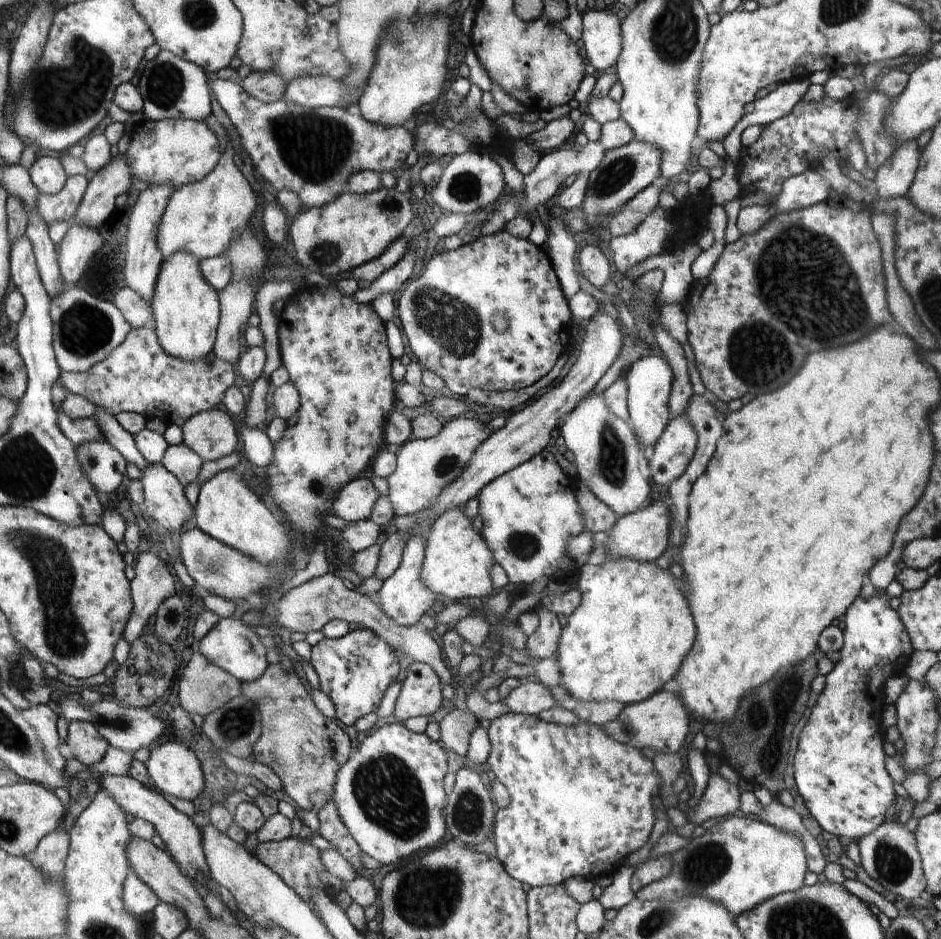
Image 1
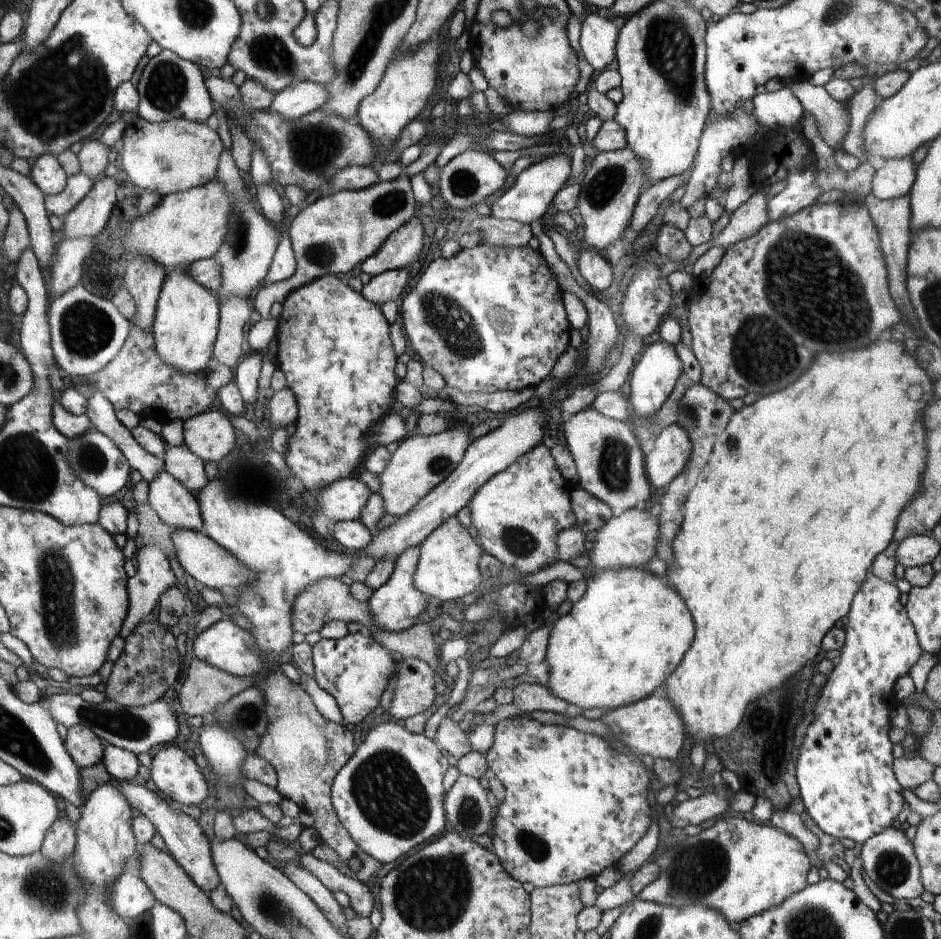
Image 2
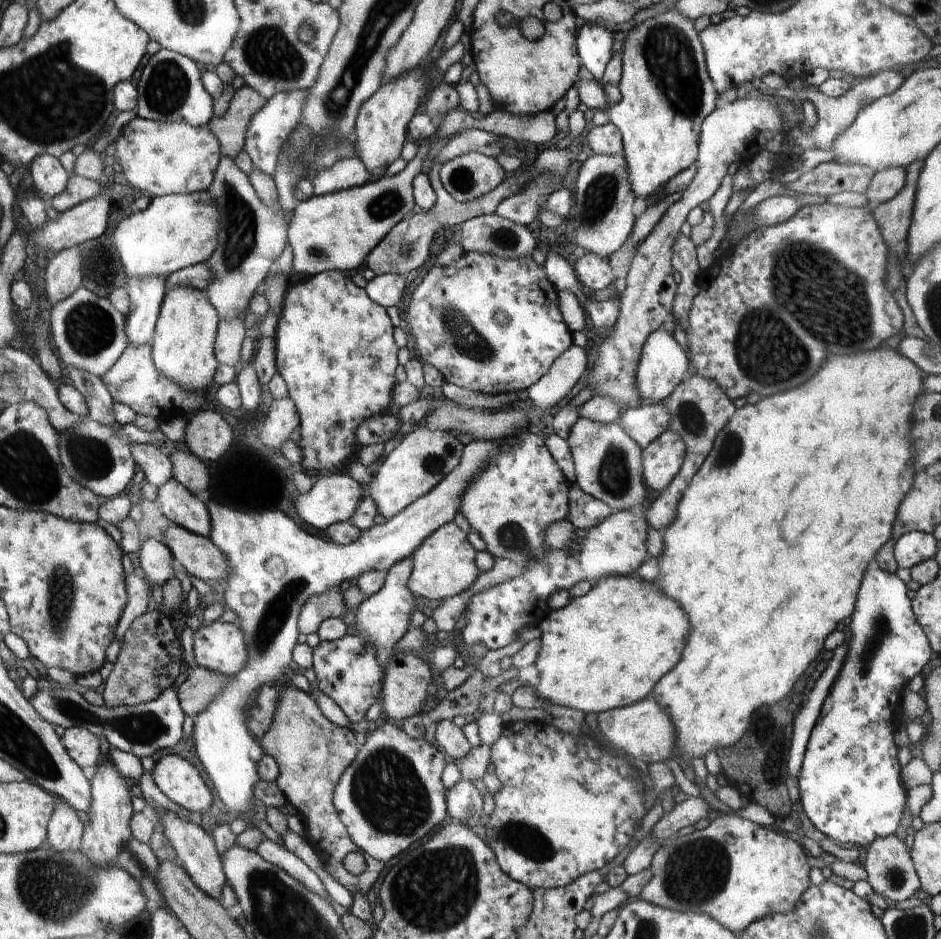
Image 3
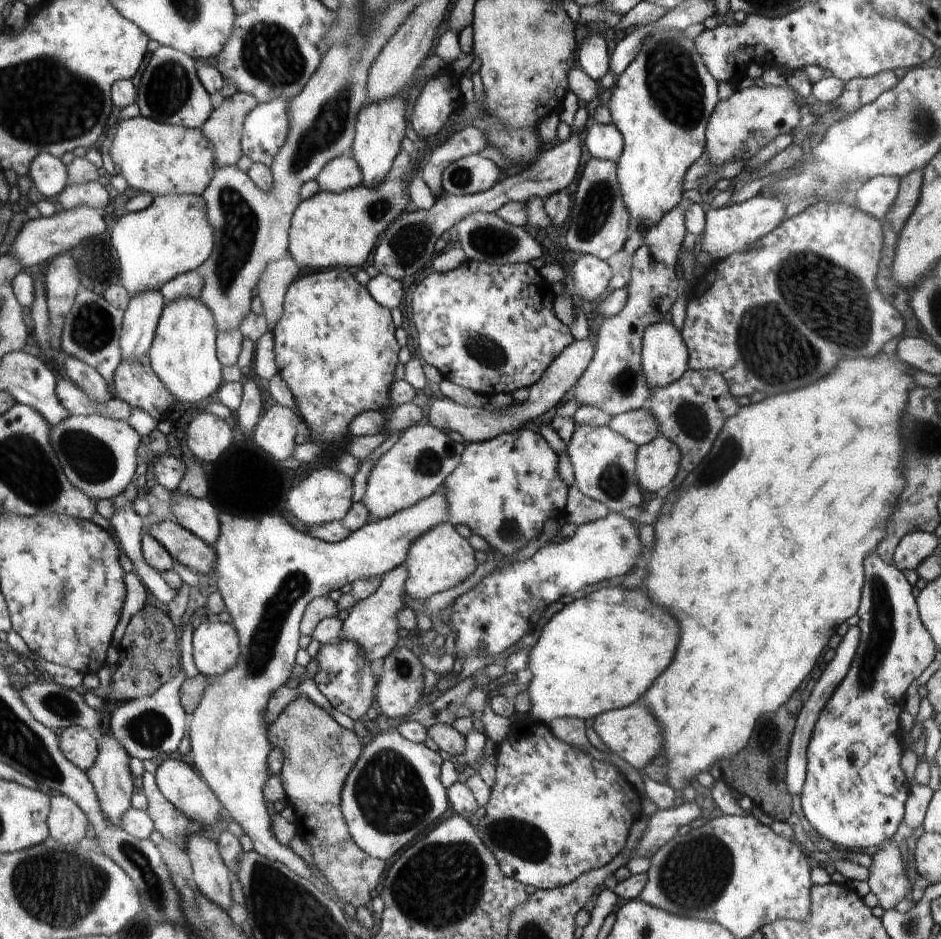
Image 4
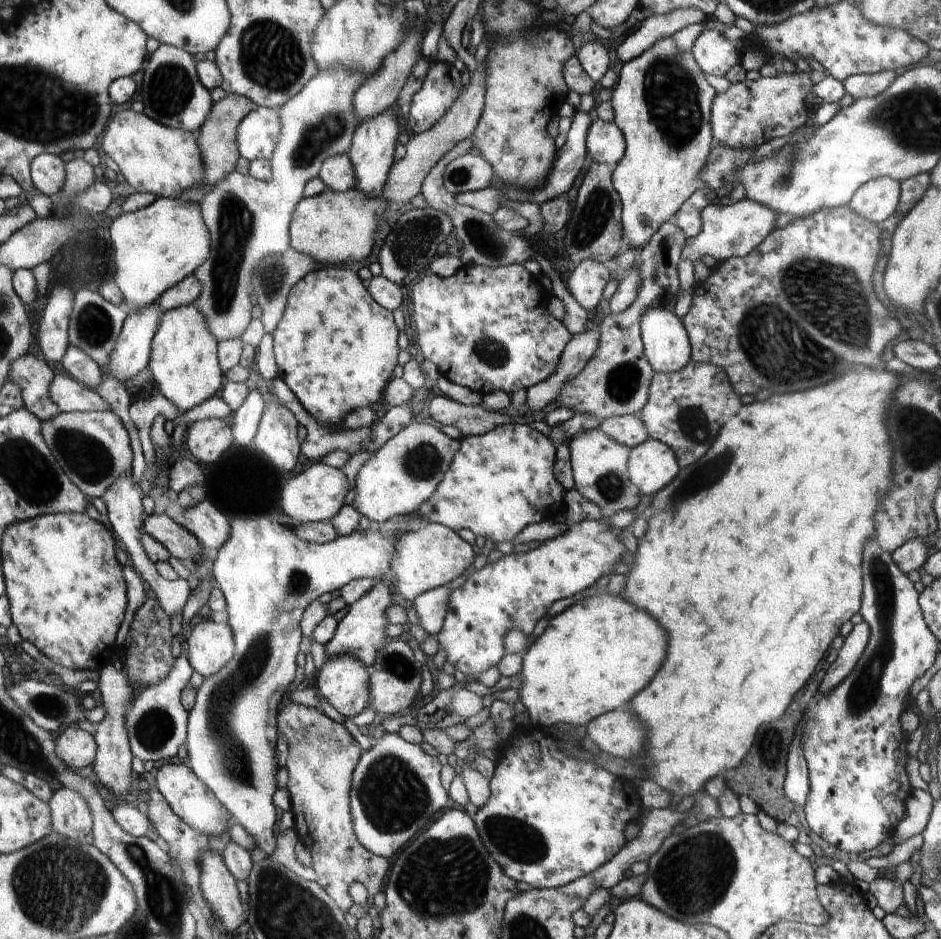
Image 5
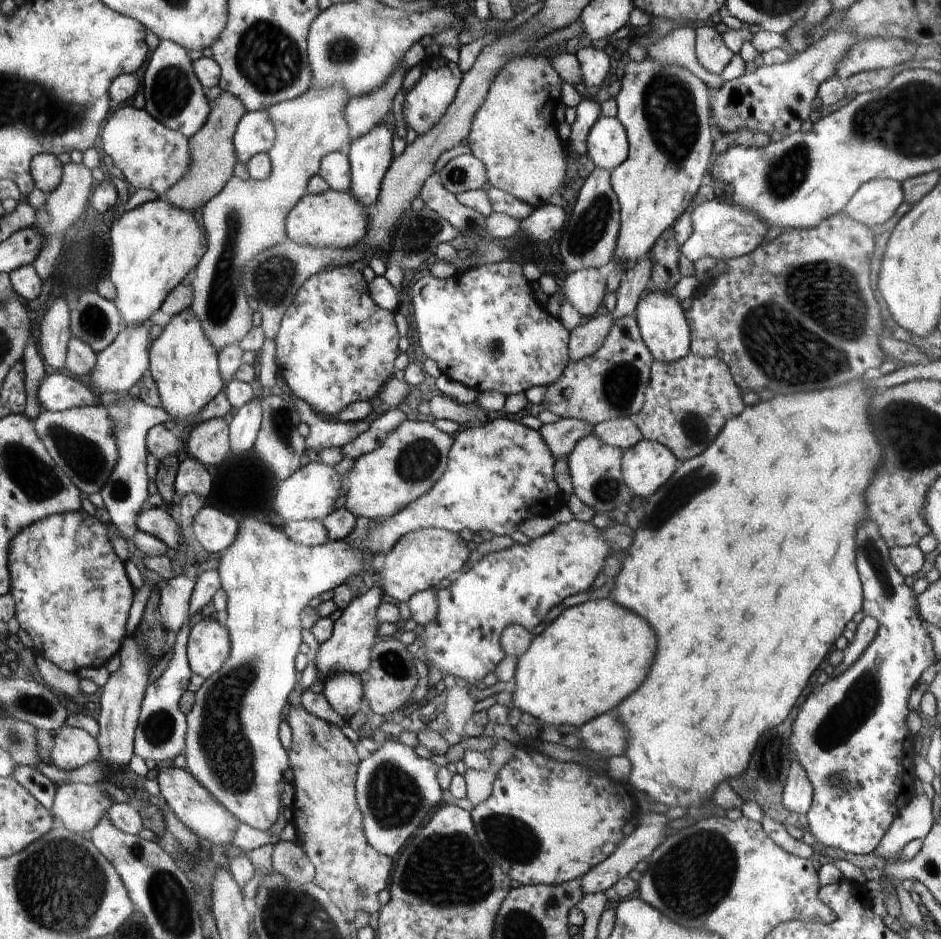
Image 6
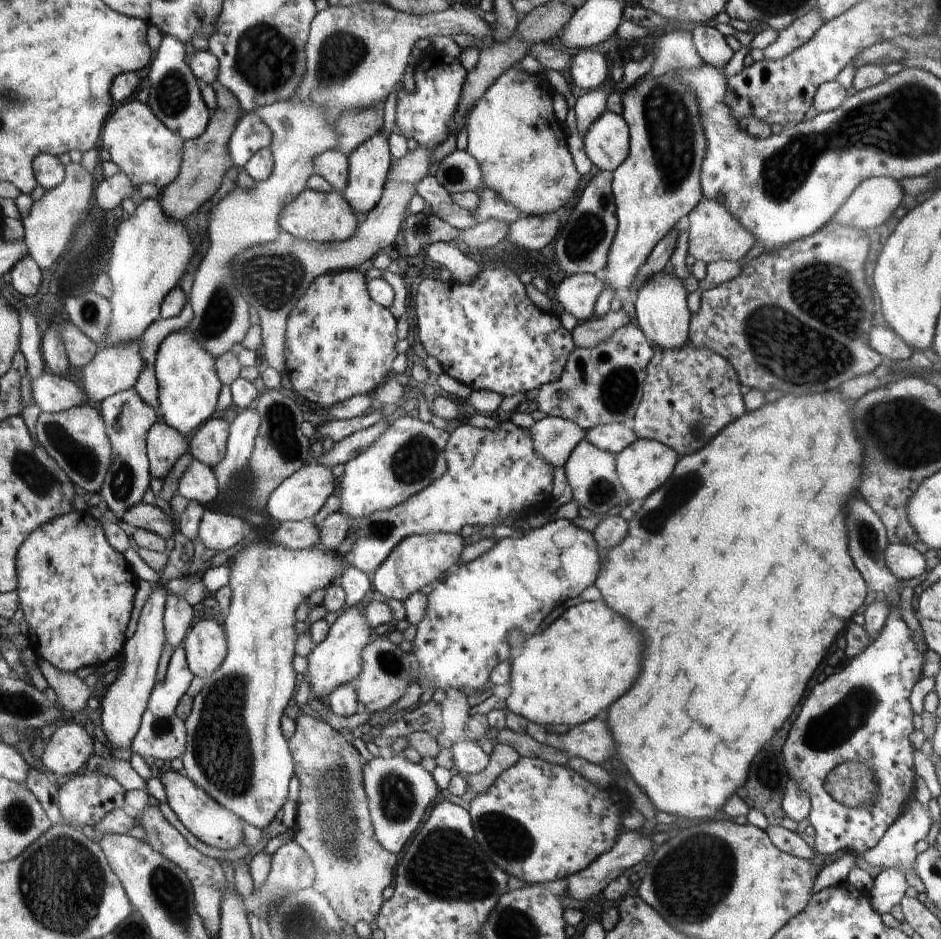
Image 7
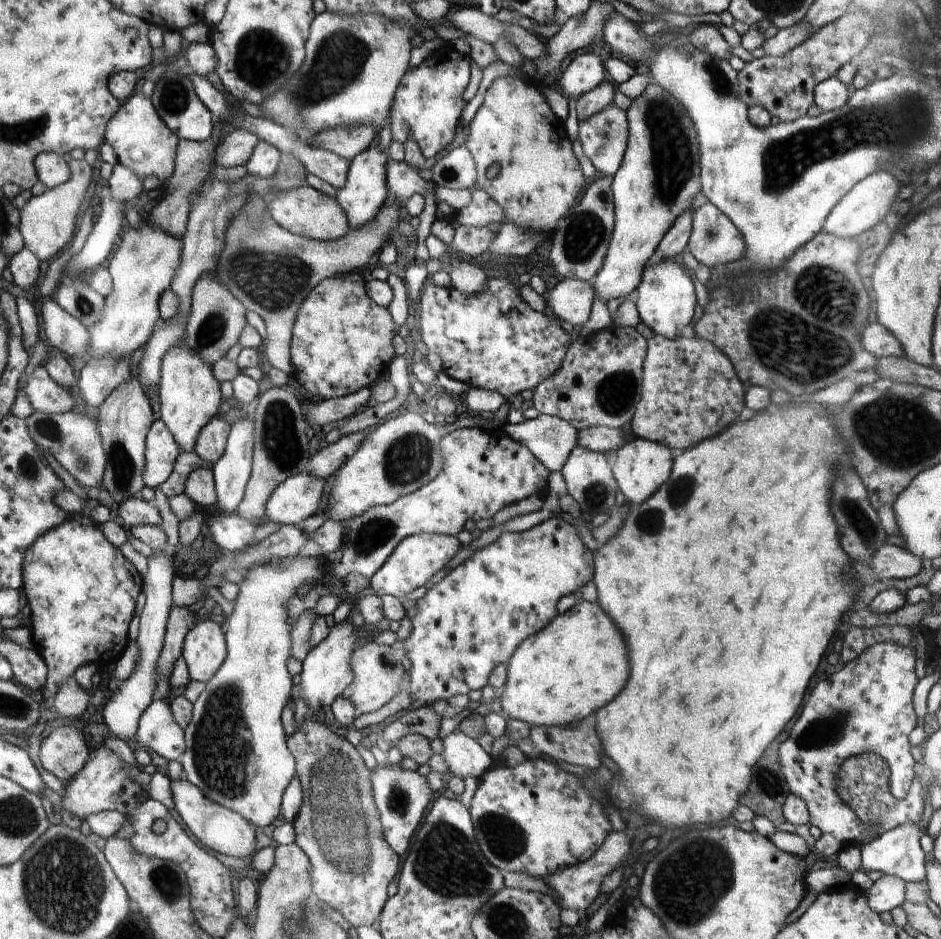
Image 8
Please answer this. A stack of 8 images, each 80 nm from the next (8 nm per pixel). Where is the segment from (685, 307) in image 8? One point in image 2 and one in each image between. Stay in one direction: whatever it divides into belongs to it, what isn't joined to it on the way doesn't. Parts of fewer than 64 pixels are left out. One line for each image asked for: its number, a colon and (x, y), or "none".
2: (652, 380)
3: (662, 363)
4: (664, 356)
5: (666, 346)
6: (661, 319)
7: (661, 312)

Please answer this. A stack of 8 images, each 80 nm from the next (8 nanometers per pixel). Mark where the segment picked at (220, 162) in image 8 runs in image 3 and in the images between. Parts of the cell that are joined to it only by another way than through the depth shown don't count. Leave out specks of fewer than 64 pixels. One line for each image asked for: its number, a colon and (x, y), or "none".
3: (268, 131)
4: (265, 130)
5: (259, 132)
6: (255, 134)
7: (251, 134)

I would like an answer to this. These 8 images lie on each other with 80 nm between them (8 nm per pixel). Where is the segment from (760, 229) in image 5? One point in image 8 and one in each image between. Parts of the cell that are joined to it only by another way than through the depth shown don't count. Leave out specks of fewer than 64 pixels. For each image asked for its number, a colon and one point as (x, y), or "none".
6: (723, 231)
7: (713, 234)
8: (714, 241)

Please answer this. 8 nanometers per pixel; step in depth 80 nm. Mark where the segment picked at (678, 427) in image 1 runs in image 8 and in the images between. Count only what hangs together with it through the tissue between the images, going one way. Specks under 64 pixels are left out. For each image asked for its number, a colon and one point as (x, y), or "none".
2: (672, 449)
3: (662, 459)
4: (657, 462)
5: (652, 465)
6: (646, 466)
7: (642, 467)
8: (640, 467)

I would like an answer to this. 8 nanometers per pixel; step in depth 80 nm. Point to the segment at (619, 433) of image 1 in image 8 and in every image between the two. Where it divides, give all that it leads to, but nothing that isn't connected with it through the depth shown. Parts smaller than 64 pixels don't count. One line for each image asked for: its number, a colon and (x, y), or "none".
2: (610, 464)
3: (608, 464)
4: (604, 462)
5: (600, 464)
6: (595, 467)
7: (591, 473)
8: (589, 479)

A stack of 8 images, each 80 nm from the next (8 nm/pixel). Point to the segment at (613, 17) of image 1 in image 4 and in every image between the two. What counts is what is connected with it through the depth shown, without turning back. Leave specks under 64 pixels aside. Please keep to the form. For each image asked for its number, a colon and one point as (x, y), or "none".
2: (598, 40)
3: (594, 42)
4: (593, 55)

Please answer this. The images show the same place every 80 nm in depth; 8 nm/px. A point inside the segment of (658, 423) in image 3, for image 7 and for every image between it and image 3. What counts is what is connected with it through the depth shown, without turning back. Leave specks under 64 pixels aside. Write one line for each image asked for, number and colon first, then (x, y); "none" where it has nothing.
4: (639, 426)
5: (628, 429)
6: (622, 432)
7: (613, 438)

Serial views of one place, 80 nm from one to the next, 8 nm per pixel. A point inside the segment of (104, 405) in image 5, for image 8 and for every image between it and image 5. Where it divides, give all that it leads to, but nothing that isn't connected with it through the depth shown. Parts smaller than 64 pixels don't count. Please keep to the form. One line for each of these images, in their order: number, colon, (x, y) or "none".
6: (56, 392)
7: (53, 394)
8: (44, 395)

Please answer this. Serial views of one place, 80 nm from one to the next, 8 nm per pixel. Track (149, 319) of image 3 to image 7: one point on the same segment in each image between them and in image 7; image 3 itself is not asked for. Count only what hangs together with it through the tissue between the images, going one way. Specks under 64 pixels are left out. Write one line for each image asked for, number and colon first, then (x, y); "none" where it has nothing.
4: (141, 318)
5: (133, 351)
6: (120, 366)
7: (114, 368)

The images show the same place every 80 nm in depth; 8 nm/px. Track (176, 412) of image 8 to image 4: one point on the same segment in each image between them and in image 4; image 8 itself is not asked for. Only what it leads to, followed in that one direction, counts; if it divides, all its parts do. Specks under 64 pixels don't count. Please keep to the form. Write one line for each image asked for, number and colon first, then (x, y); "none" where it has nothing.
4: (183, 354)
5: (184, 364)
6: (184, 365)
7: (185, 372)

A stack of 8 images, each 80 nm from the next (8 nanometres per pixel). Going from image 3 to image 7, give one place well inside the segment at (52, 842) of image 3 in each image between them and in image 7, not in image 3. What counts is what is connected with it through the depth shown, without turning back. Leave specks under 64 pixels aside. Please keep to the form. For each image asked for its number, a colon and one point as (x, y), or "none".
4: (67, 823)
5: (71, 817)
6: (78, 806)
7: (84, 799)

